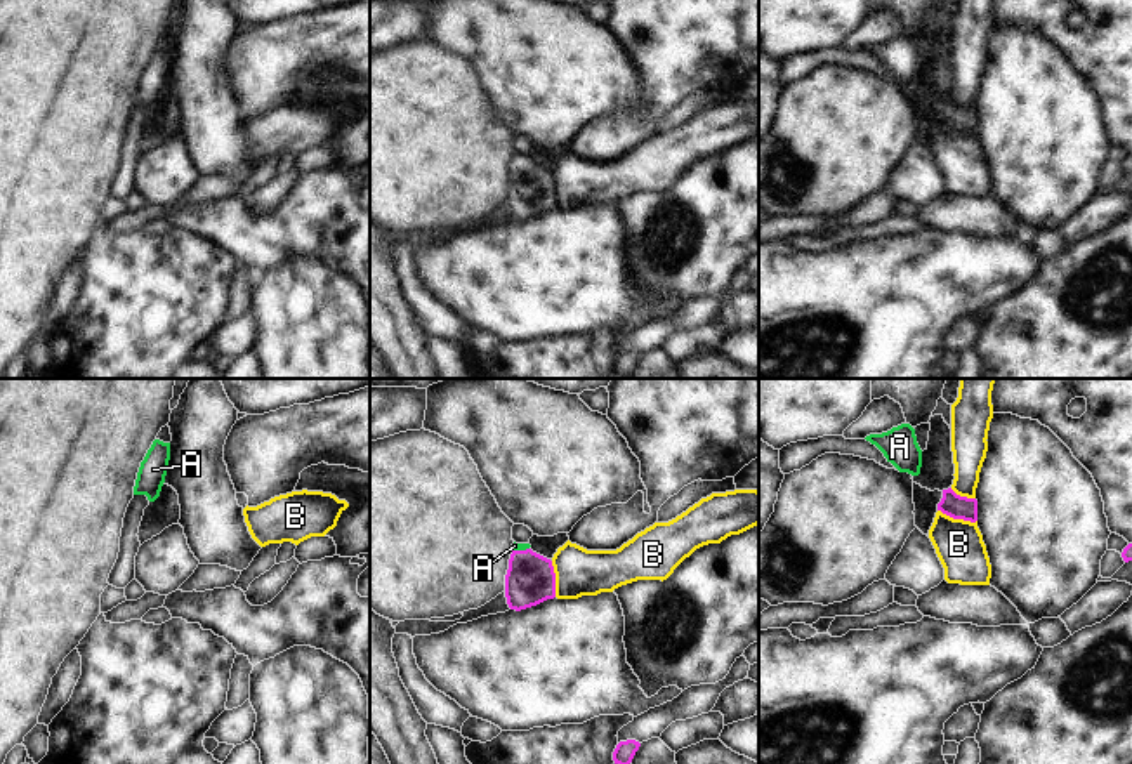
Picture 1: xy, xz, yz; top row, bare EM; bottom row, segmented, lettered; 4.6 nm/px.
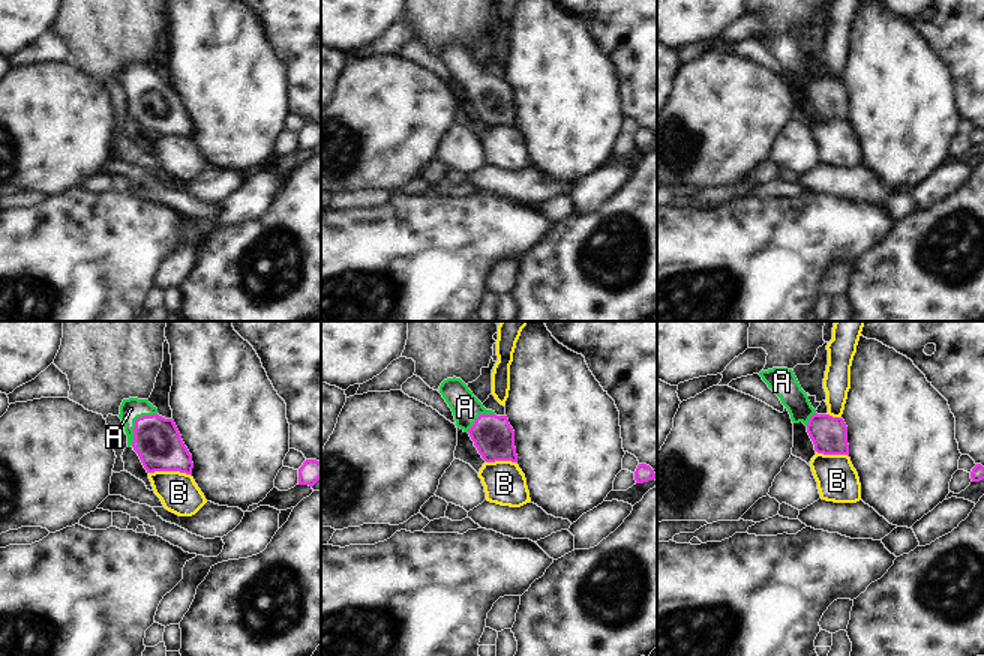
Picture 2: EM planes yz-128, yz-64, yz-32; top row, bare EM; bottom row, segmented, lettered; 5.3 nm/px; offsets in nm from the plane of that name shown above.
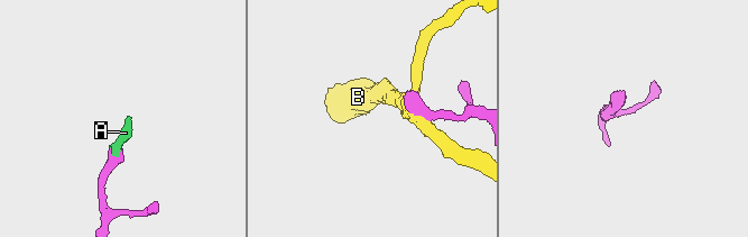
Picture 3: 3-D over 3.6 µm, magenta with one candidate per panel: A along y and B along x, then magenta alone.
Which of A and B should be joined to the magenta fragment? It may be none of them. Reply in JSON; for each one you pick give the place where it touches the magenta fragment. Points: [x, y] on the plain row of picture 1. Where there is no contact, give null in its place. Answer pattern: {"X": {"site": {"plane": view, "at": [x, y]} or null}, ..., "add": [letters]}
{"A": {"site": {"plane": "xz", "at": [519, 162]}}, "add": ["A"]}

